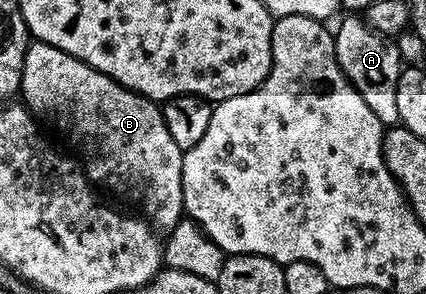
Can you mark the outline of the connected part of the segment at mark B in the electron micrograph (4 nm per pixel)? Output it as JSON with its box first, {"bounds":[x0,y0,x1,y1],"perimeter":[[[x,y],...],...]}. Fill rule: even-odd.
{"bounds":[19,42,185,230],"perimeter":[[[40,42],[30,43],[29,49],[25,51],[19,96],[25,107],[33,113],[34,117],[40,118],[46,125],[48,125],[47,123],[57,123],[58,130],[81,151],[82,157],[80,156],[80,159],[83,161],[85,175],[89,177],[94,185],[100,186],[100,184],[102,184],[103,187],[110,188],[113,192],[130,192],[130,194],[141,203],[142,210],[140,209],[140,211],[144,213],[154,229],[162,230],[161,228],[165,228],[164,230],[172,230],[176,224],[183,219],[185,216],[185,203],[183,202],[183,149],[179,146],[175,146],[175,142],[167,130],[167,122],[163,122],[161,109],[154,101],[148,100],[146,96],[141,96],[137,92],[127,90],[122,84],[115,82],[107,74],[103,74],[99,70],[87,66],[87,62],[83,62],[79,58],[75,58],[71,54],[59,50],[55,46],[42,44]]]}

